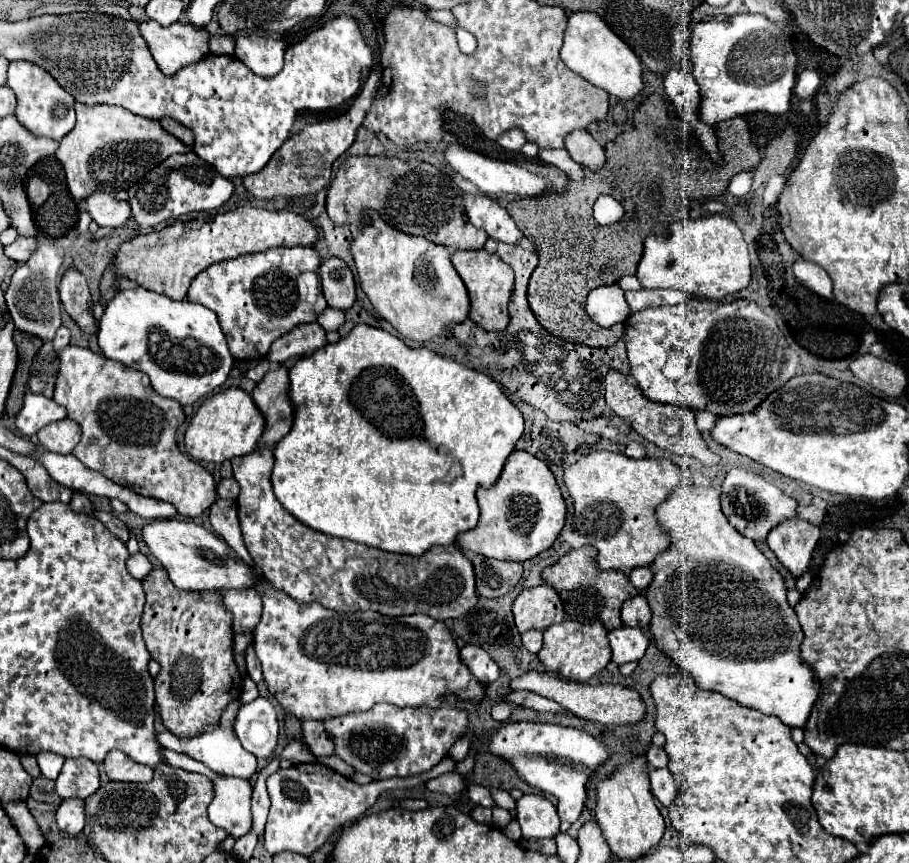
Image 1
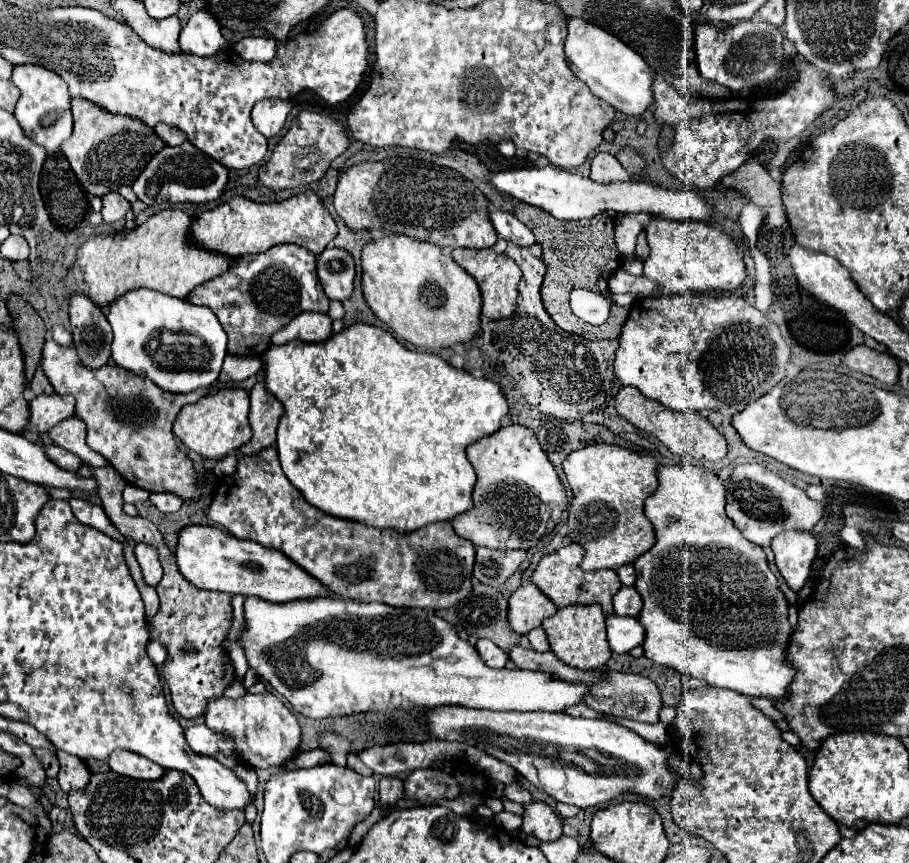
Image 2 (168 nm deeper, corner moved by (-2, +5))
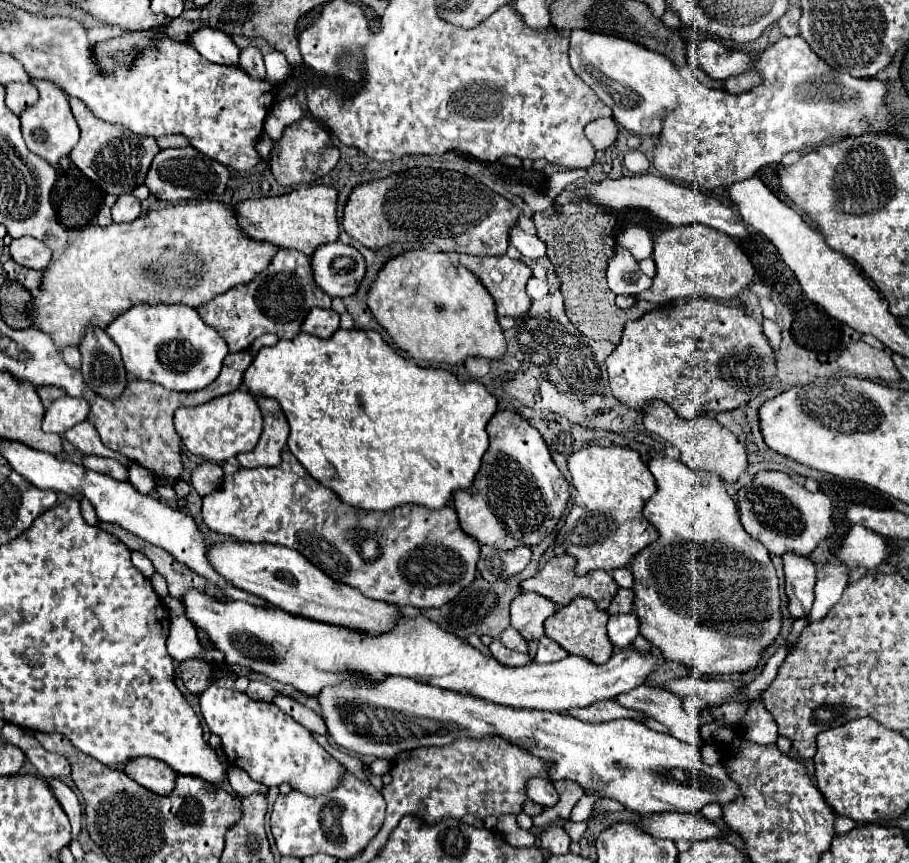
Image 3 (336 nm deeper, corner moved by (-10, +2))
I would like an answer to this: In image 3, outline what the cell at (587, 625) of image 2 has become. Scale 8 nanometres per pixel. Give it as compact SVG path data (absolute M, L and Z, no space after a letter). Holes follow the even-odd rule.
M577 597L545 621L545 635L557 641L569 655L577 655L577 657L589 659L591 663L603 665L613 655L613 645L607 637L607 621L609 621L609 613L599 611L593 599Z

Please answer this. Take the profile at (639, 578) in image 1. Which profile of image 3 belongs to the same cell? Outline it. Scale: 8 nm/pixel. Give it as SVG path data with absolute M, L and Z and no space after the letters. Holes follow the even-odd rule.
M621 567L621 569L615 569L613 571L613 579L617 581L619 587L633 587L633 573L629 567Z

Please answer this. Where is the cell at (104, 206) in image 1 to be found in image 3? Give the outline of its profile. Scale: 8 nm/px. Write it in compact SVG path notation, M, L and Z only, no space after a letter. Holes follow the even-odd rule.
M119 195L117 203L111 207L111 213L113 213L115 223L135 221L141 213L141 201L133 195Z

